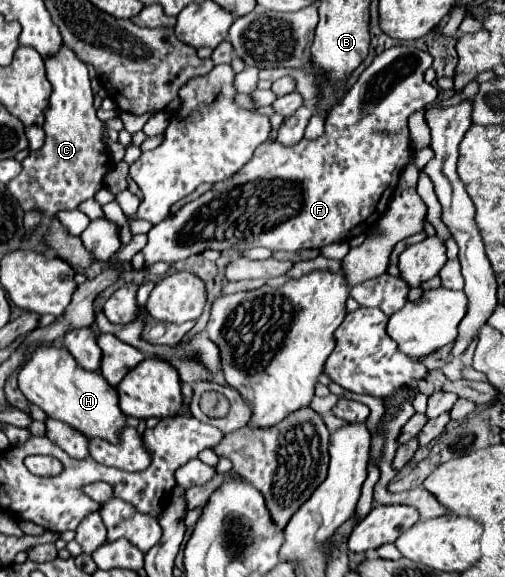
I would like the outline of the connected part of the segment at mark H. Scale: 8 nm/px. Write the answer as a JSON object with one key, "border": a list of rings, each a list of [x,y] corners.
{"border":[[[39,344],[19,368],[17,386],[23,396],[47,412],[47,416],[71,424],[87,438],[97,436],[115,444],[119,428],[125,426],[125,414],[119,410],[115,388],[109,386],[99,372],[83,372],[71,352],[63,346]]]}

